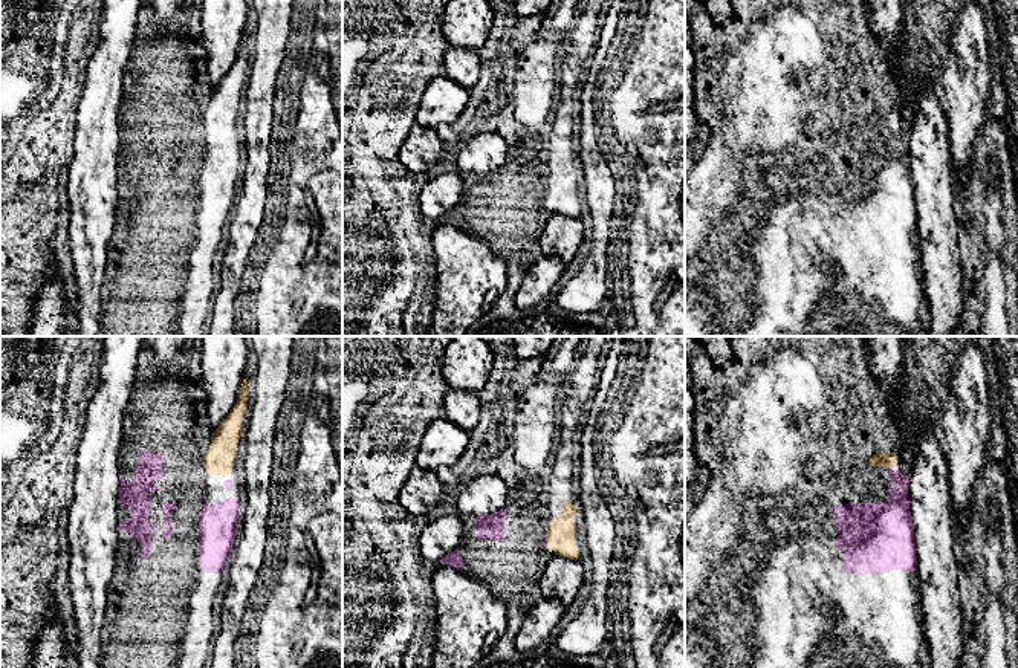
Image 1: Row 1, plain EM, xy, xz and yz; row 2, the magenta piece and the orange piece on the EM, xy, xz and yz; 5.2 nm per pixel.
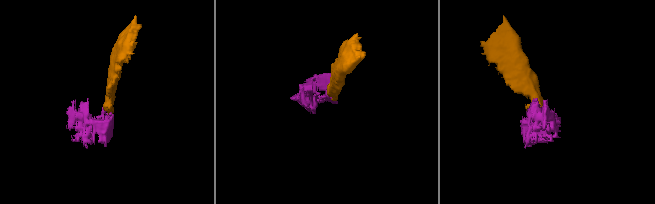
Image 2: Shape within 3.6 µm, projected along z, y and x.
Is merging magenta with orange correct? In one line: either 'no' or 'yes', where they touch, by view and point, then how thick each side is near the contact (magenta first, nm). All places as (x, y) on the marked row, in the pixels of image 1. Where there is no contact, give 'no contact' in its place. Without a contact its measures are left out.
yes | xz (546, 541) | 20/140 nm

